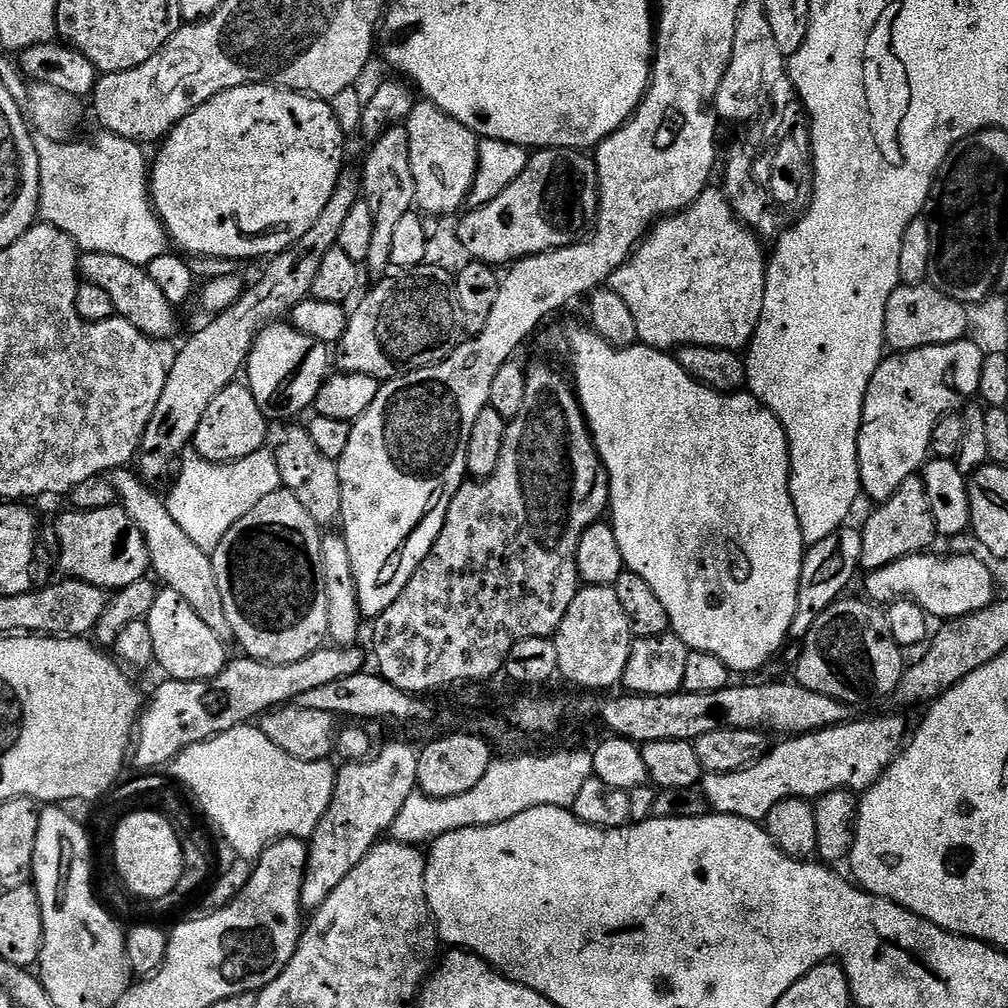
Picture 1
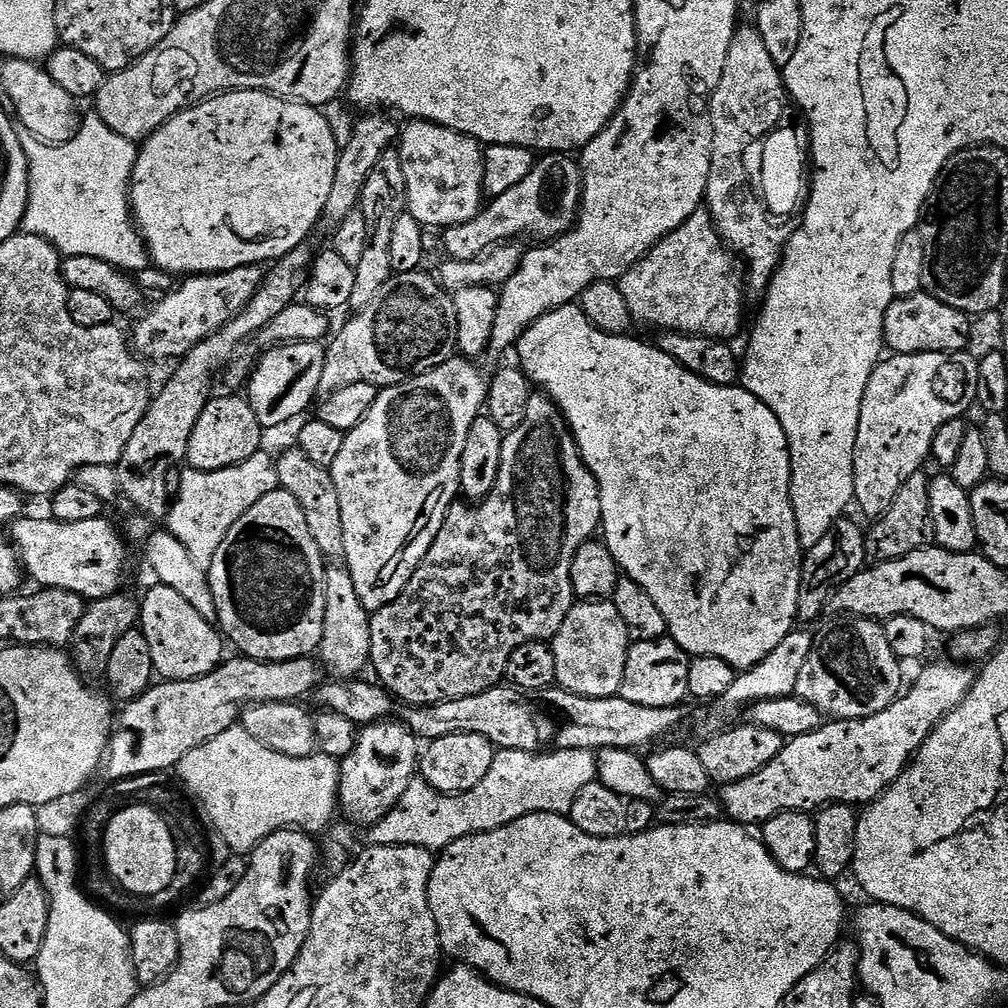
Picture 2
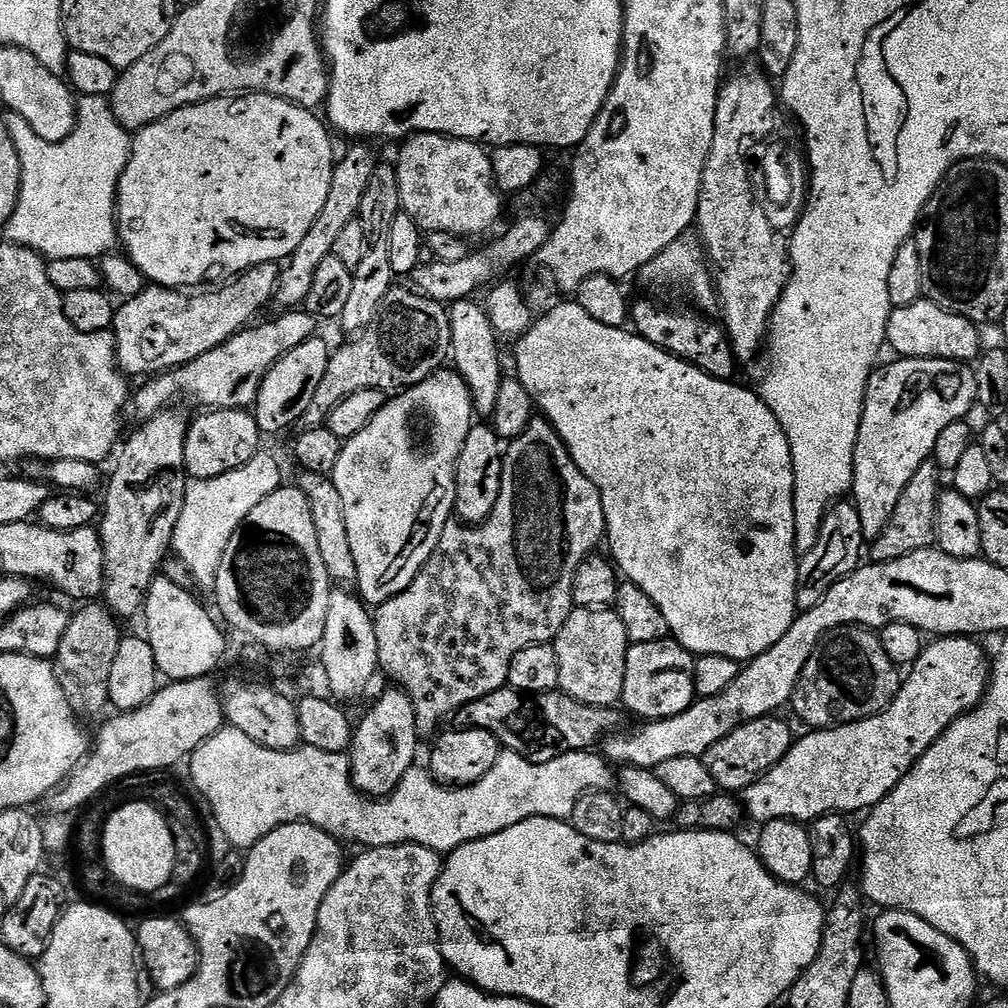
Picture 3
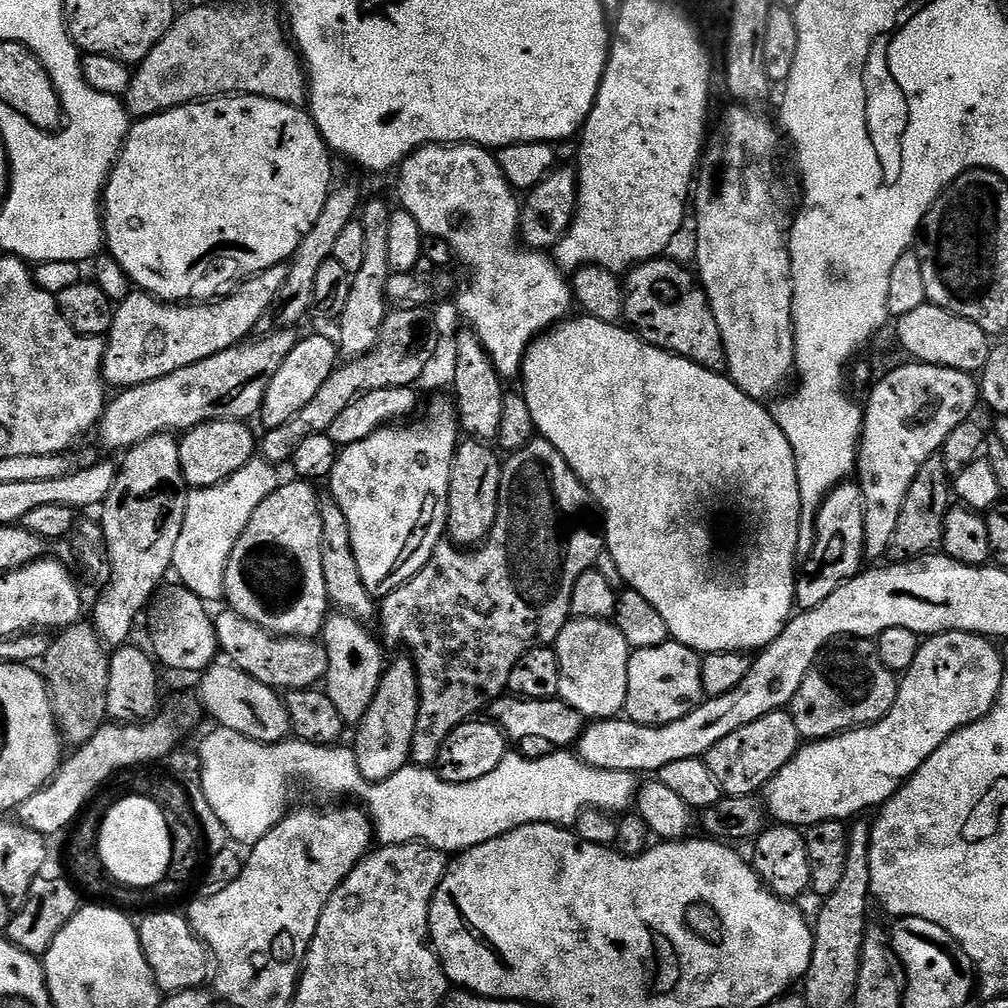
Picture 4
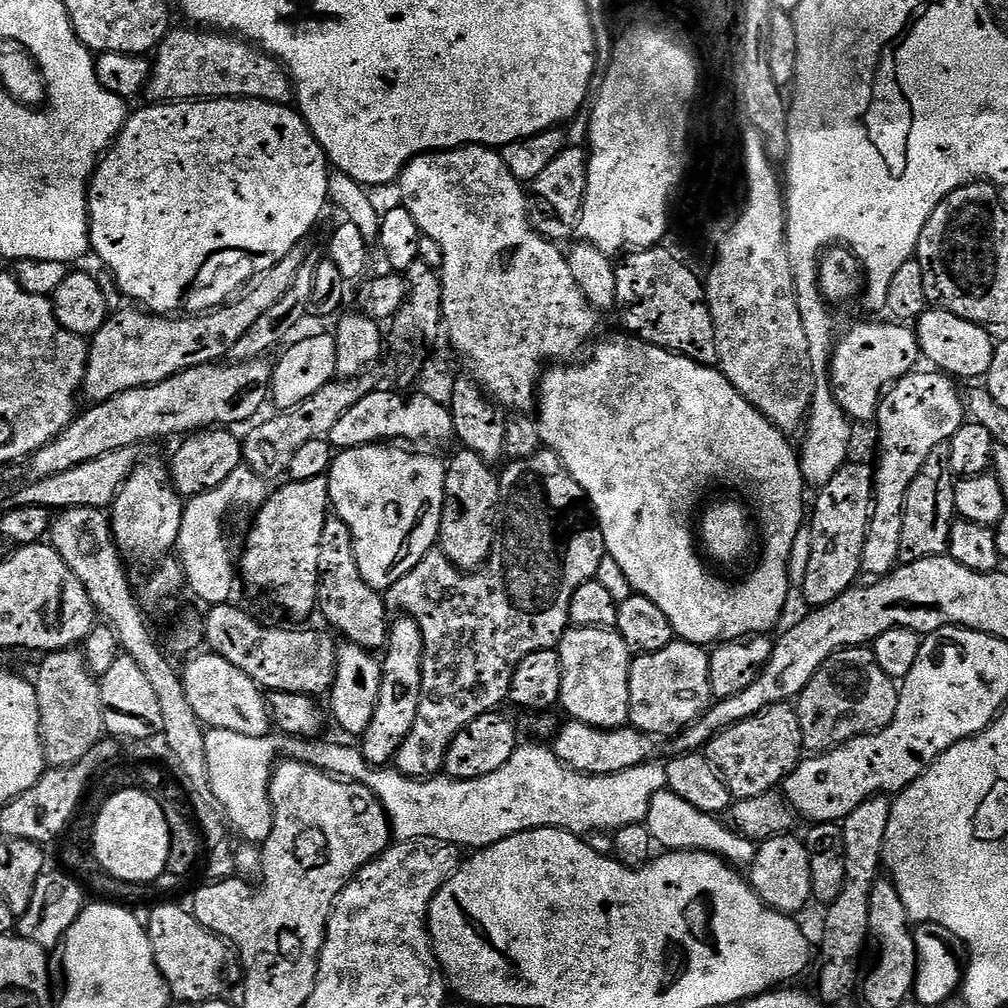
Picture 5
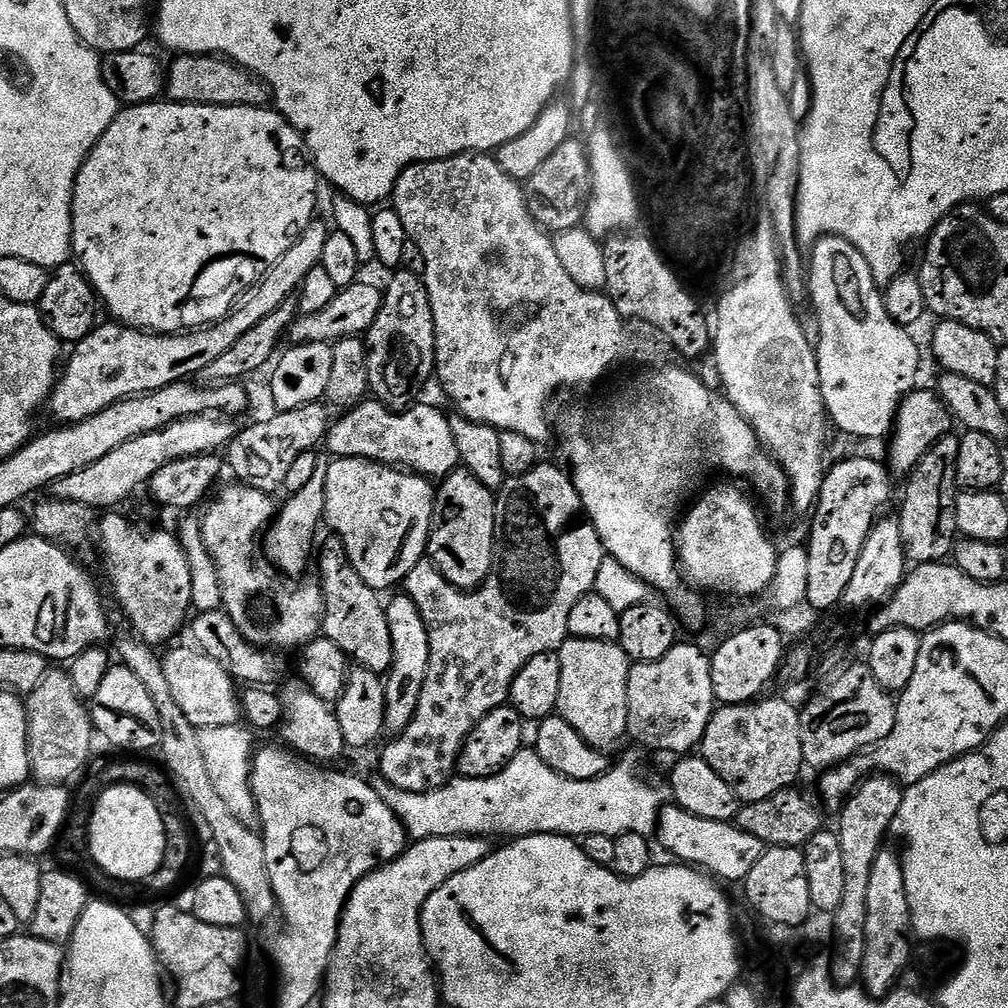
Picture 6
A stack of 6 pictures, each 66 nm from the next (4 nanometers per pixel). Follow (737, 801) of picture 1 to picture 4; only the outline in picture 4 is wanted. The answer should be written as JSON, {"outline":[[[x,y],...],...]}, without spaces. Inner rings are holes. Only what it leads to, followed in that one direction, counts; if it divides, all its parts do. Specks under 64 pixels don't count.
{"outline":[[[940,632],[937,636],[927,637],[907,672],[899,677],[894,706],[881,720],[825,740],[801,743],[794,758],[790,758],[762,790],[767,815],[771,819],[773,816],[776,824],[807,830],[818,822],[848,822],[856,818],[851,816],[867,808],[879,809],[919,770],[922,762],[946,742],[946,738],[953,736],[959,728],[978,722],[995,708],[1002,690],[1002,678],[1006,675],[1004,660],[995,646],[989,637],[975,636],[973,632]]]}

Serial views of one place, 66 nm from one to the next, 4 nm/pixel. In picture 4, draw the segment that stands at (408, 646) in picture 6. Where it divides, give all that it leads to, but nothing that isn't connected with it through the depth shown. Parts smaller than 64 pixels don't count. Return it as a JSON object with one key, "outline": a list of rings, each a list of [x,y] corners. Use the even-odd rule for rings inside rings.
{"outline":[[[400,654],[396,661],[385,667],[374,702],[361,718],[356,732],[354,751],[358,770],[367,780],[385,780],[402,770],[410,760],[416,719],[420,709],[418,674],[407,655]]]}

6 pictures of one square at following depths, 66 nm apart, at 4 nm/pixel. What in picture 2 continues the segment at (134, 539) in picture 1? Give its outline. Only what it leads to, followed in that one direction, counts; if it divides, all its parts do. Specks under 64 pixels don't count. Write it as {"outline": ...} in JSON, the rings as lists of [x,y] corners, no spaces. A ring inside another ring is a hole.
{"outline":[[[106,516],[83,522],[28,519],[21,518],[11,525],[10,539],[16,546],[23,571],[27,575],[29,572],[40,588],[70,590],[88,602],[112,597],[123,589],[128,548],[123,533]]]}

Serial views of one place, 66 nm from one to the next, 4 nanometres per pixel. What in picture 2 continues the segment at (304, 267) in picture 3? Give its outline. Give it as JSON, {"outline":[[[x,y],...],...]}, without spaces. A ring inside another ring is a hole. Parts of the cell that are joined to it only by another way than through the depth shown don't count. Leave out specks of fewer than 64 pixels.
{"outline":[[[372,110],[361,115],[353,126],[353,138],[346,147],[340,149],[338,170],[334,170],[334,187],[330,190],[330,198],[326,198],[326,206],[322,217],[323,227],[334,230],[346,218],[346,214],[357,211],[360,207],[362,186],[366,186],[366,178],[370,178],[370,170],[399,141],[402,128],[398,123],[380,110]]]}

